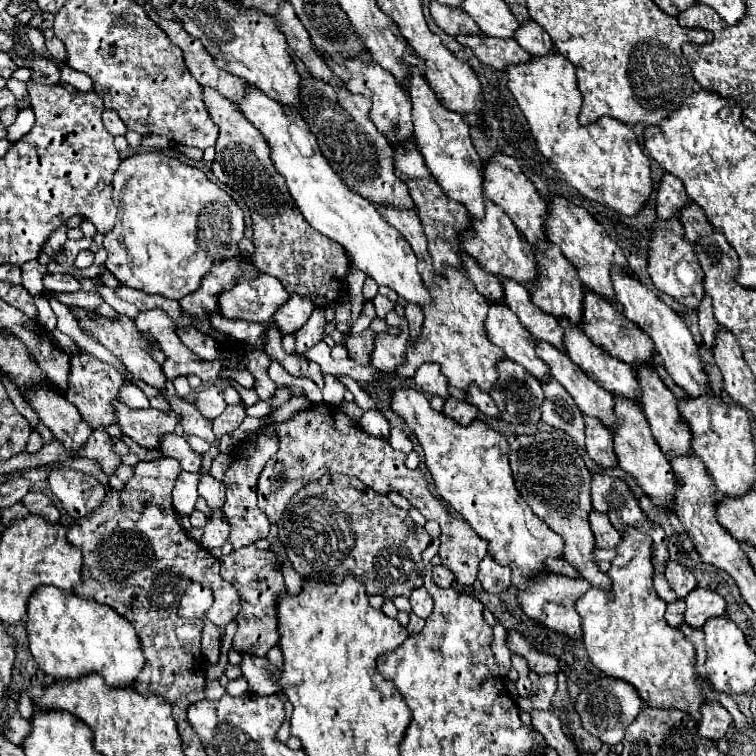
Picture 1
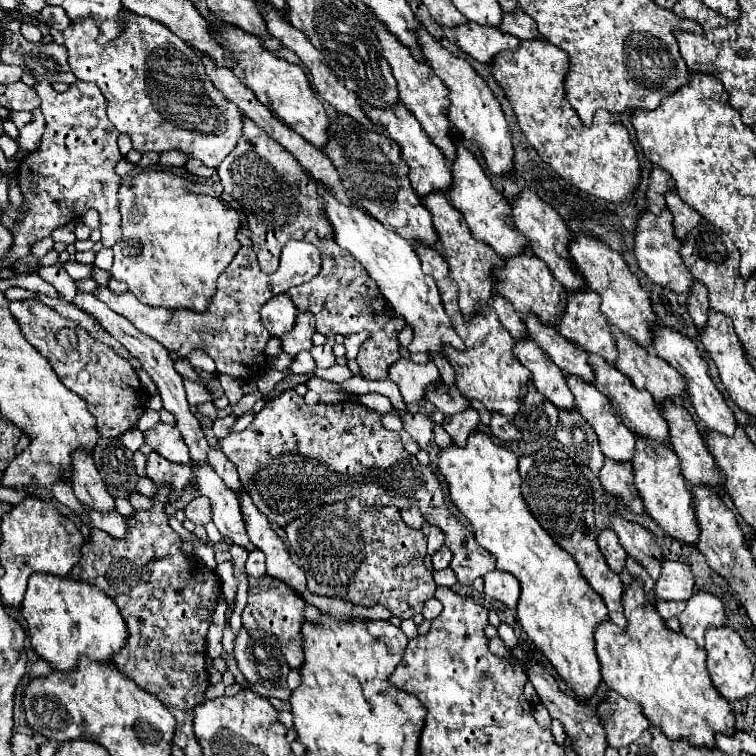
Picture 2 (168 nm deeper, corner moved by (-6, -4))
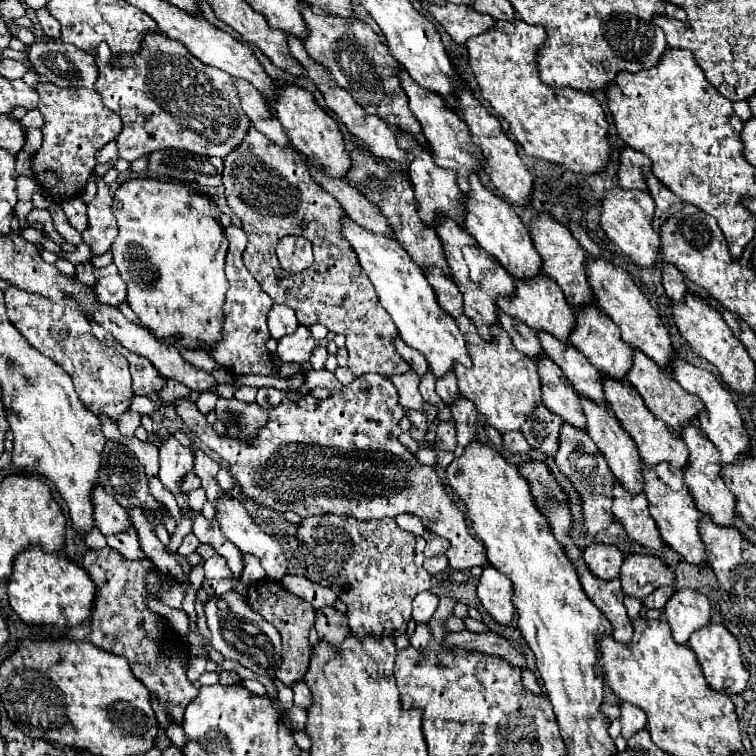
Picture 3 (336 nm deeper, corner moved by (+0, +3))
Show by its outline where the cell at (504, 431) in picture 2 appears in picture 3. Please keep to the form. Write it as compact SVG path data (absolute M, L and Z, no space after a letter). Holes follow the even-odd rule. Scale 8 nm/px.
M520 431L502 433L502 443L504 443L504 449L508 449L512 453L528 453L530 451L530 445L526 443L526 439Z

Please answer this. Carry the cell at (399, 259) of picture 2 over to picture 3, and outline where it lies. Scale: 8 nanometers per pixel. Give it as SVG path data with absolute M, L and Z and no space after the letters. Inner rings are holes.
M348 215L342 219L342 235L348 239L352 249L356 251L362 269L370 277L372 285L376 287L378 299L382 307L390 313L392 321L398 327L400 337L406 345L422 351L430 365L430 371L436 377L442 377L452 369L456 361L462 365L470 365L470 355L466 351L466 341L460 335L454 319L440 309L436 303L434 289L424 277L424 271L410 259L406 249L392 237L376 235L358 223L354 223Z

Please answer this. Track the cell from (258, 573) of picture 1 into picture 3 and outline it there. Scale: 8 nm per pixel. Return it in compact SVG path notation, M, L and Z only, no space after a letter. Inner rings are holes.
M268 577L248 585L248 589L246 589L246 603L254 611L258 611L266 621L276 625L276 629L280 631L280 635L282 635L282 665L280 665L280 671L276 673L276 677L290 687L294 681L302 679L306 669L308 669L308 663L310 663L308 631L314 625L316 609L308 601L304 601L304 599L292 595L290 591L286 591L282 587L282 583L278 583L274 579L268 579Z

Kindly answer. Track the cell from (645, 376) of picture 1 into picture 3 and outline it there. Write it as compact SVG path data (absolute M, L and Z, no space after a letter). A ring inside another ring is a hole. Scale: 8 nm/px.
M682 423L680 425L680 437L686 443L690 457L688 457L688 465L684 467L684 479L686 485L690 489L690 495L696 501L696 507L710 515L714 521L718 521L718 525L732 525L734 519L734 495L730 493L730 489L724 485L722 477L720 477L720 467L722 461L718 457L718 449L714 449L714 443L702 435L702 431L692 423Z

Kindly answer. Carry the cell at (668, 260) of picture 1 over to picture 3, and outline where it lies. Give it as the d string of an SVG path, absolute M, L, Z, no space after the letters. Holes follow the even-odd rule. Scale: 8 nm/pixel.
M614 187L604 197L602 205L604 209L602 209L600 225L610 237L610 241L616 243L638 267L654 269L658 263L658 255L660 255L660 235L652 227L656 205L650 193L634 193L634 191L624 191L620 187Z

